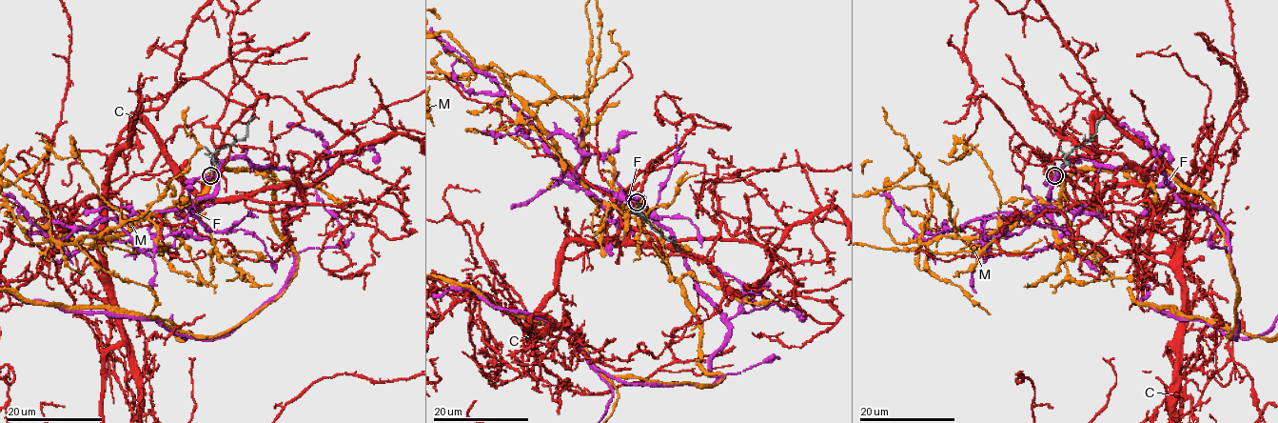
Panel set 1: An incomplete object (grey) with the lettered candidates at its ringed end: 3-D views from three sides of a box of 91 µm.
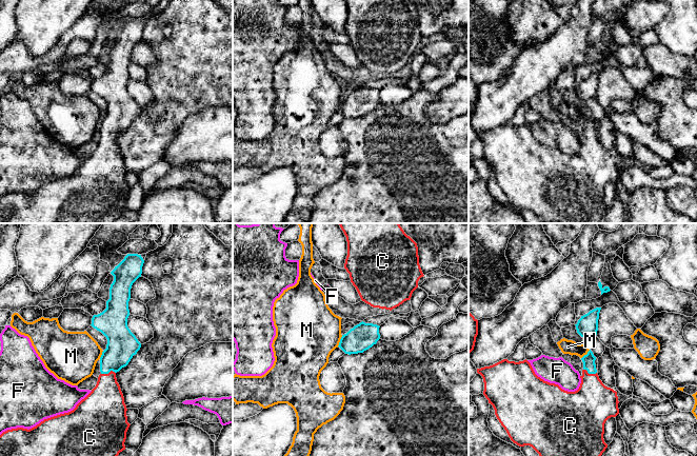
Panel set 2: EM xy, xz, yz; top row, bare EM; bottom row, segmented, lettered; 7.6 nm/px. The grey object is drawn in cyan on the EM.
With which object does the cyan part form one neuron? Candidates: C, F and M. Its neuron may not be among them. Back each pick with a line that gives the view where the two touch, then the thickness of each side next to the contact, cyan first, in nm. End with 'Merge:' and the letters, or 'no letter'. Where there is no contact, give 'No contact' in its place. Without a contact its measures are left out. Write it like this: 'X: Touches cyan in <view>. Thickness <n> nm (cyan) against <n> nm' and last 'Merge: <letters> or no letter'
C: Touches cyan in xy. Thickness 240 nm (cyan) against 300 nm
Merge: C

